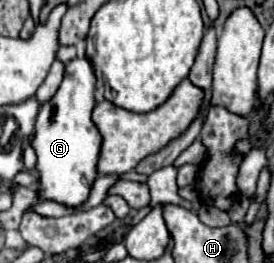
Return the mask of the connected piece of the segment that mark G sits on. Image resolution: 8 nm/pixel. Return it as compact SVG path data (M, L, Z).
M77 58L65 64L65 78L57 94L41 106L35 122L33 148L37 152L37 174L41 196L45 200L59 202L63 206L75 208L89 198L91 186L97 176L97 158L101 150L101 134L91 120L91 110L95 106L93 98L95 74L87 58Z

